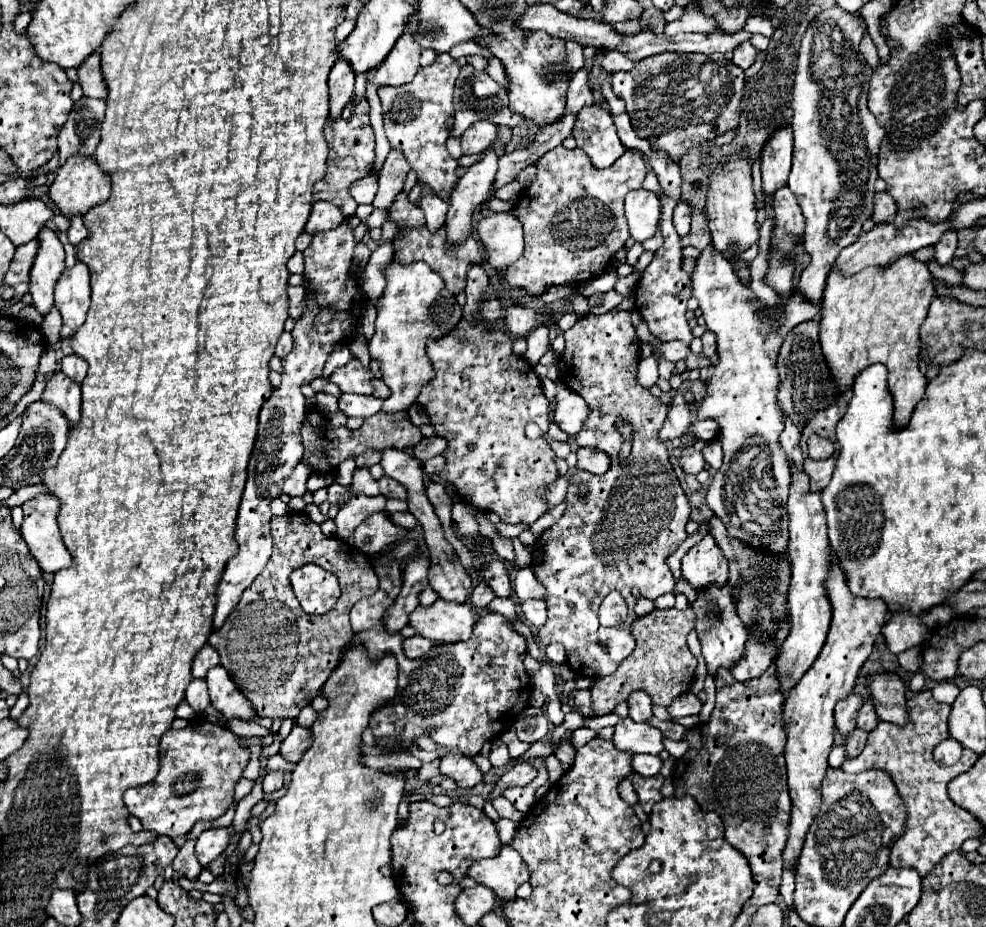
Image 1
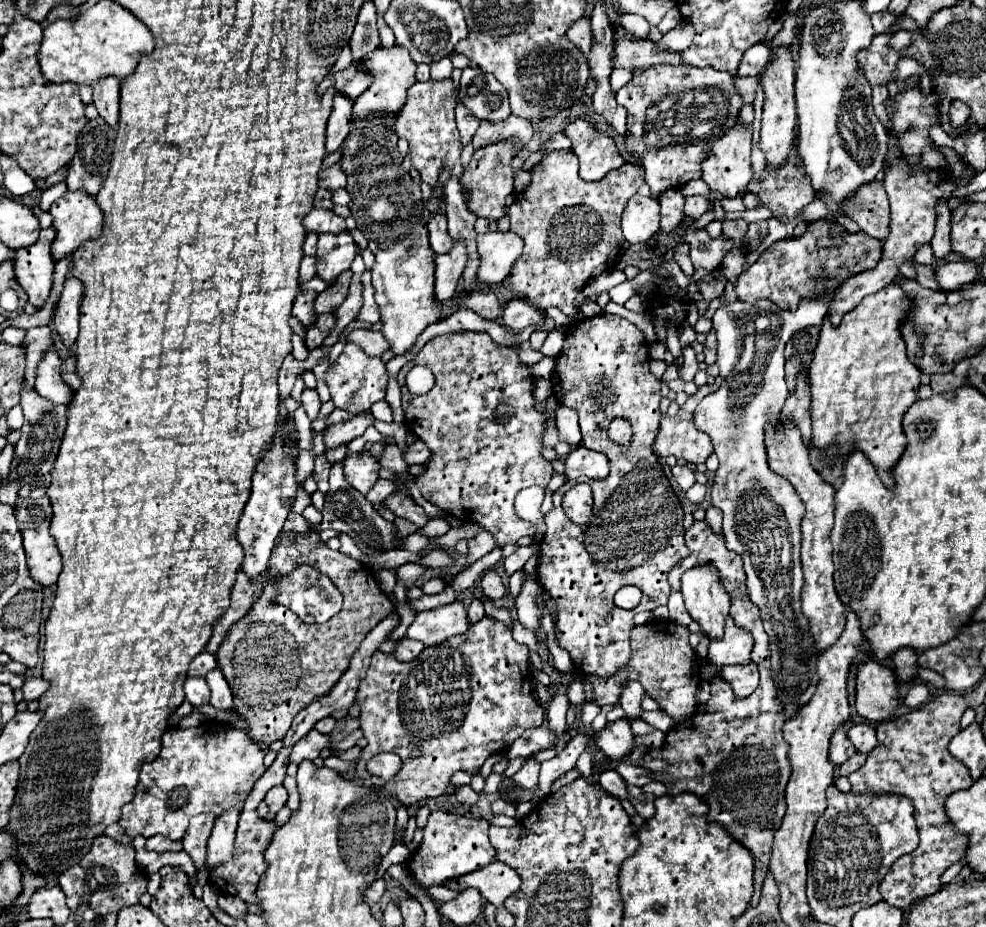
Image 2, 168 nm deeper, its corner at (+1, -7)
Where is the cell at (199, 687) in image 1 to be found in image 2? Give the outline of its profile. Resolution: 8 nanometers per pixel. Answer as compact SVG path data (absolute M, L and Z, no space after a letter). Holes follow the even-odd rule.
M187 677L185 679L185 697L195 709L209 703L209 687L205 683L205 677L195 677L195 679Z

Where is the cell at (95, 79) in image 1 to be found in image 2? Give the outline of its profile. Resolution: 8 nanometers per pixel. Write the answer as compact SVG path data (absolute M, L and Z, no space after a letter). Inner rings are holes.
M105 77L93 85L93 105L99 115L111 125L117 127L119 119L119 79Z

